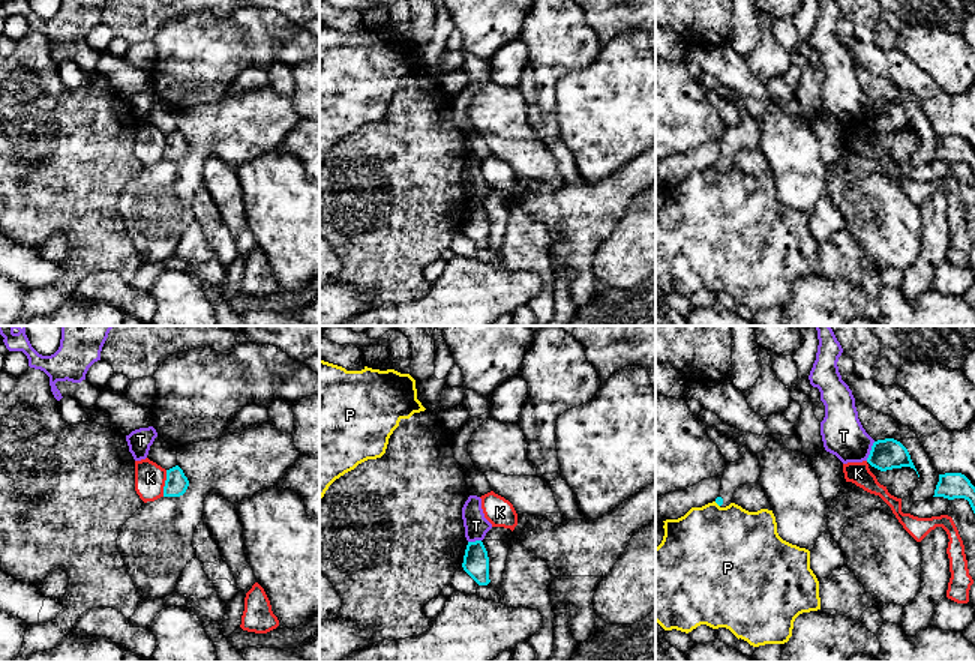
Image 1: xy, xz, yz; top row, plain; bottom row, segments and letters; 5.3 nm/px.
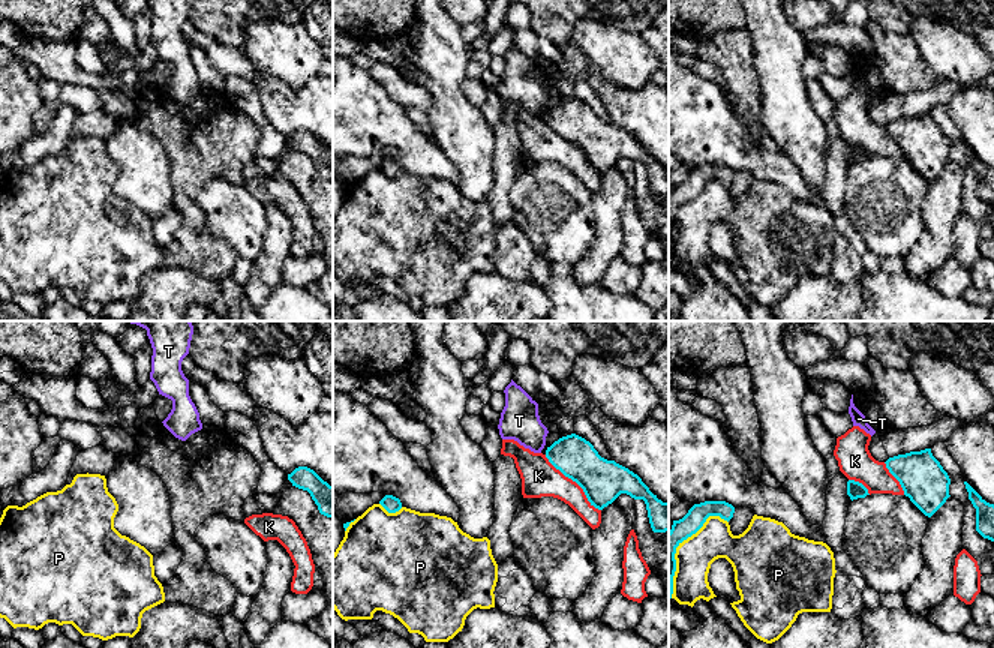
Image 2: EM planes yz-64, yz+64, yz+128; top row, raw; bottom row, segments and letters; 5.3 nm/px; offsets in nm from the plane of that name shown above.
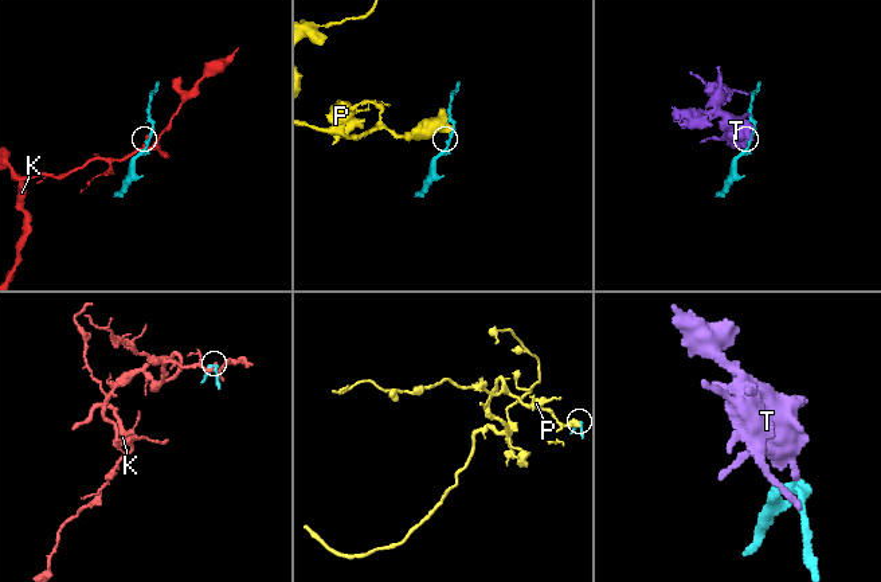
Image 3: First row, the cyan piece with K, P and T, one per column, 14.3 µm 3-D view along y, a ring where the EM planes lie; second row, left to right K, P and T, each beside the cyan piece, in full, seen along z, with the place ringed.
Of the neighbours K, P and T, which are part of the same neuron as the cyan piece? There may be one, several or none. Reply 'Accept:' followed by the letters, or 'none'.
Accept: none

